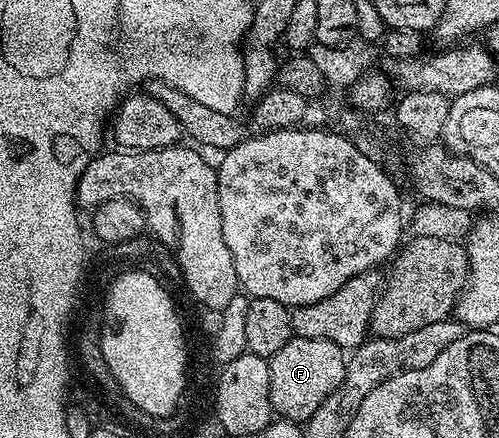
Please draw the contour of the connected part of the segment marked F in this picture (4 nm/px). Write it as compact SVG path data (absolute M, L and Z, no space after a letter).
M295 336L269 360L269 398L276 417L306 422L341 386L347 373L344 349L328 340L310 340Z

